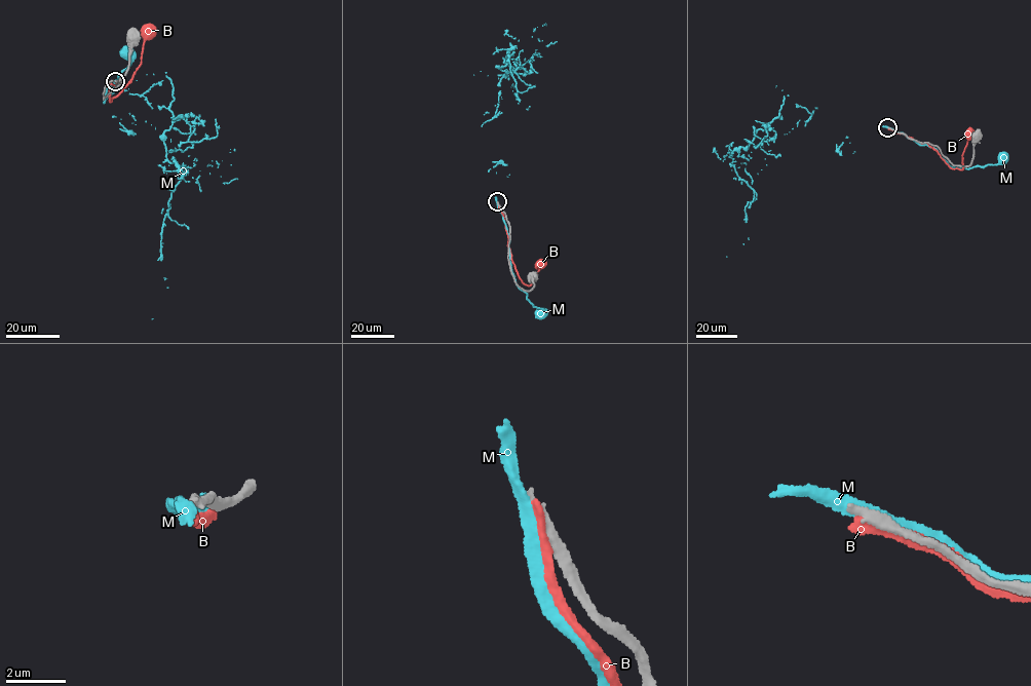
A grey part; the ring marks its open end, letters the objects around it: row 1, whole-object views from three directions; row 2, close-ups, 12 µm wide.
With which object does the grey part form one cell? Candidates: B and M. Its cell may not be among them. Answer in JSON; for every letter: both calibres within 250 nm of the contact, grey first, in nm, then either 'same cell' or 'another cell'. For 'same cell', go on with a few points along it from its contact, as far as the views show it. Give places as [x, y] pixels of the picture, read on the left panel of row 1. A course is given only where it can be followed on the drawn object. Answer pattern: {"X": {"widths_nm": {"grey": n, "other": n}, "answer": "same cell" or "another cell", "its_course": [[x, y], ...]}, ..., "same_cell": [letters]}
{"B": {"widths_nm": {"grey": 400, "other": 400}, "answer": "another cell"}, "M": {"widths_nm": {"grey": 320, "other": 320}, "answer": "another cell"}, "same_cell": []}

